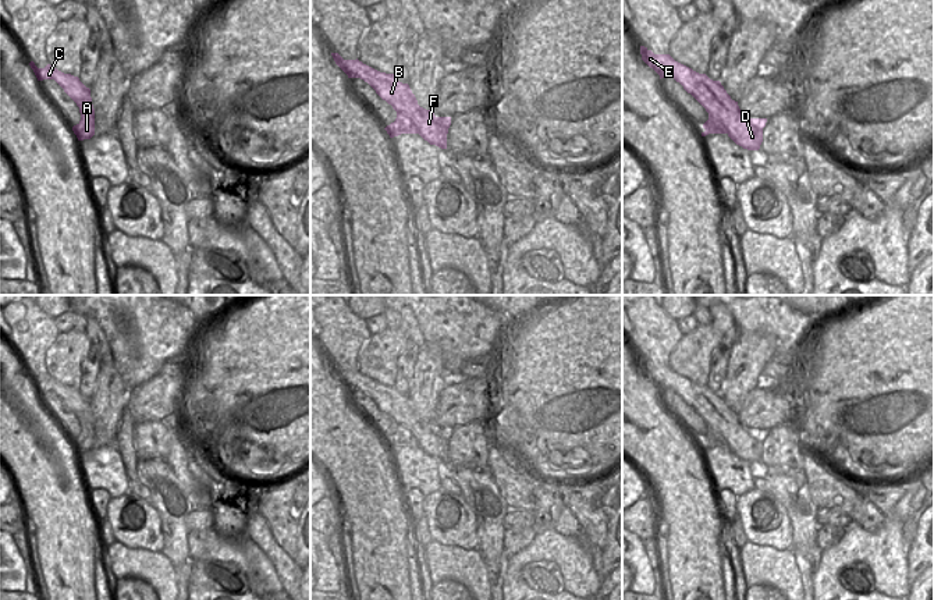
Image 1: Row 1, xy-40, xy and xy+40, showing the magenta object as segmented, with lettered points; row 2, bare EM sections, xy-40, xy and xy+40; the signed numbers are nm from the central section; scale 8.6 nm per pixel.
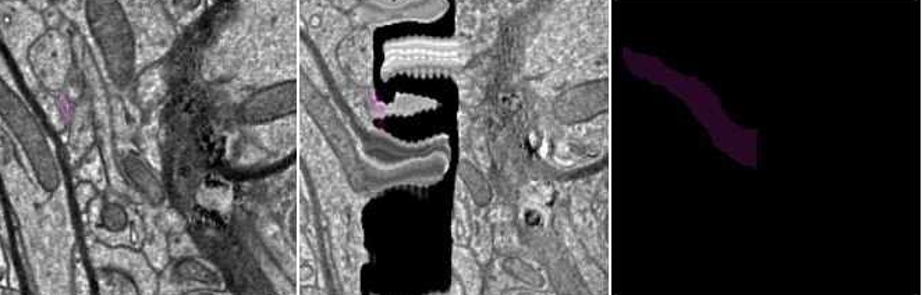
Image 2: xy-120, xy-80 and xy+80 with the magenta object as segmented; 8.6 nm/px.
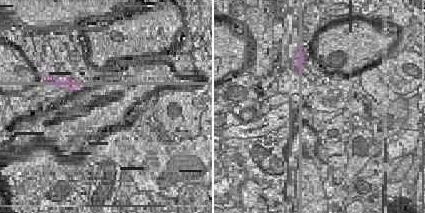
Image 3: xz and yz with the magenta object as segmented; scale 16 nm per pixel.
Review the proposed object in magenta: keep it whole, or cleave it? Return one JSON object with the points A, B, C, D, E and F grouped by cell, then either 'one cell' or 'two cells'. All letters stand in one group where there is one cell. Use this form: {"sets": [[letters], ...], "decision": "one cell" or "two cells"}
{"sets": [["A"], ["B", "C", "D", "E", "F"]], "decision": "two cells"}

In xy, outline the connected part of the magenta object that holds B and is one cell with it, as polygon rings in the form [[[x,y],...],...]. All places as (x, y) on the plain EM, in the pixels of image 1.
[[[331,365],[335,376],[348,390],[361,390],[386,412],[397,425],[406,427],[418,441],[418,445],[430,457],[447,461],[447,445],[451,429],[436,429],[433,422],[418,416],[408,395],[399,394],[394,386],[380,384],[362,373],[344,372],[338,365]]]

